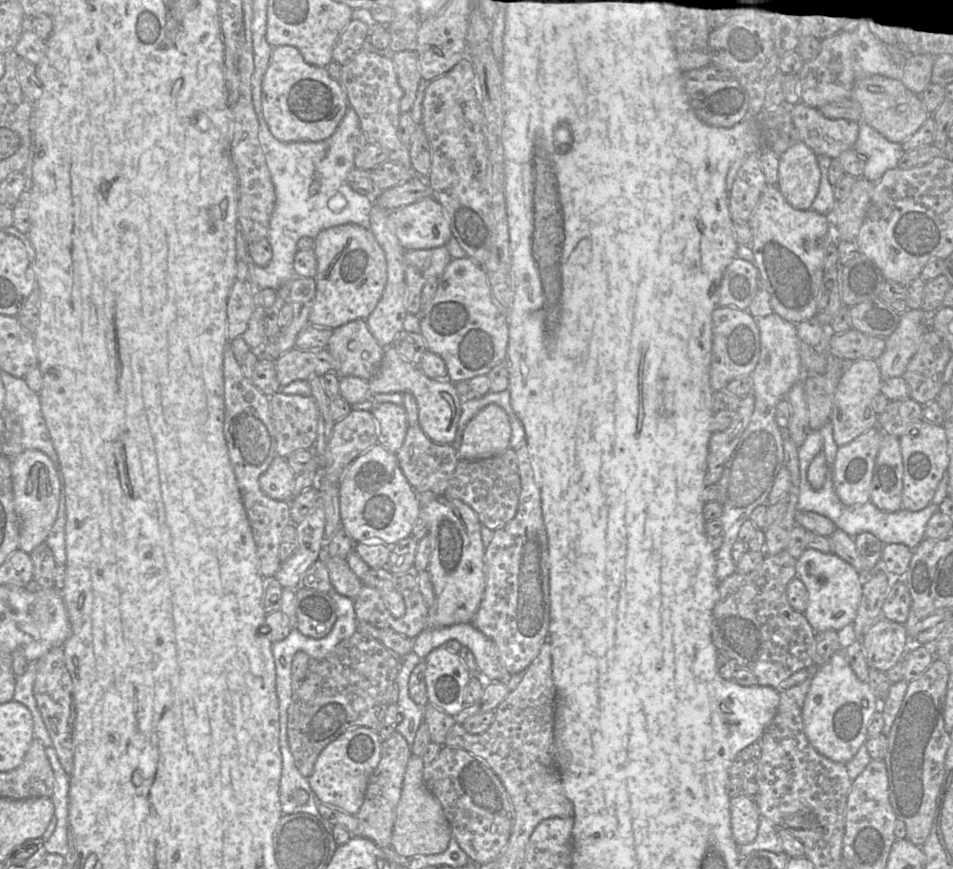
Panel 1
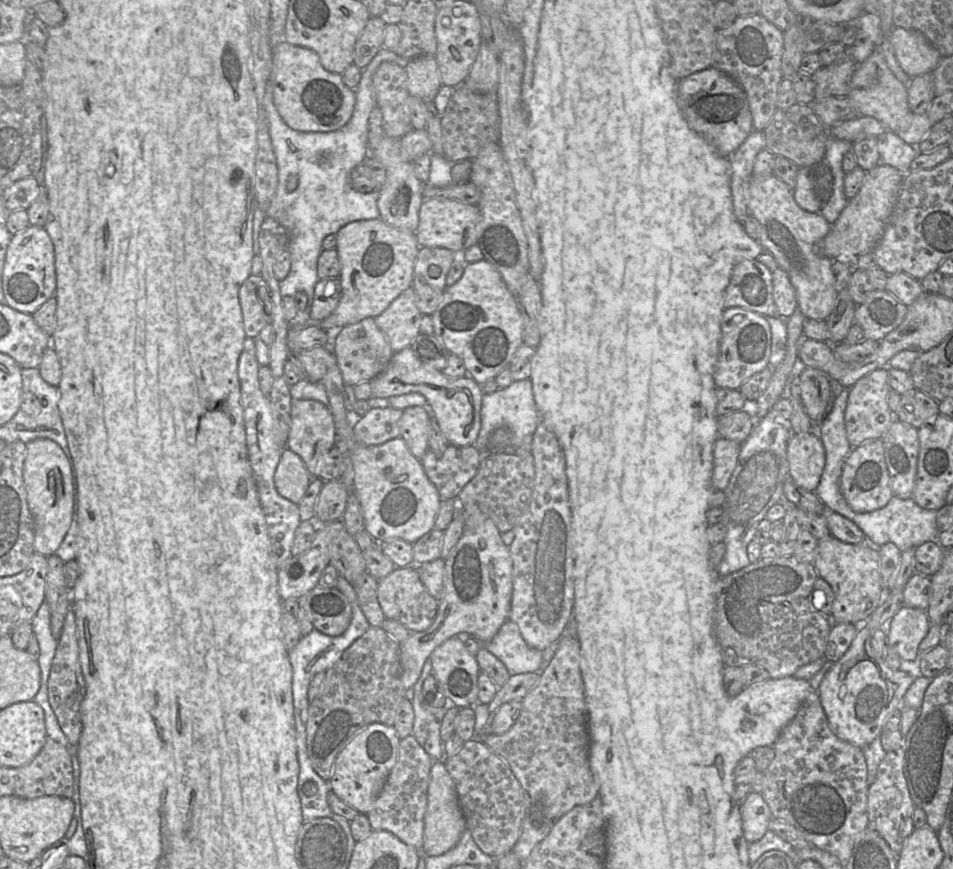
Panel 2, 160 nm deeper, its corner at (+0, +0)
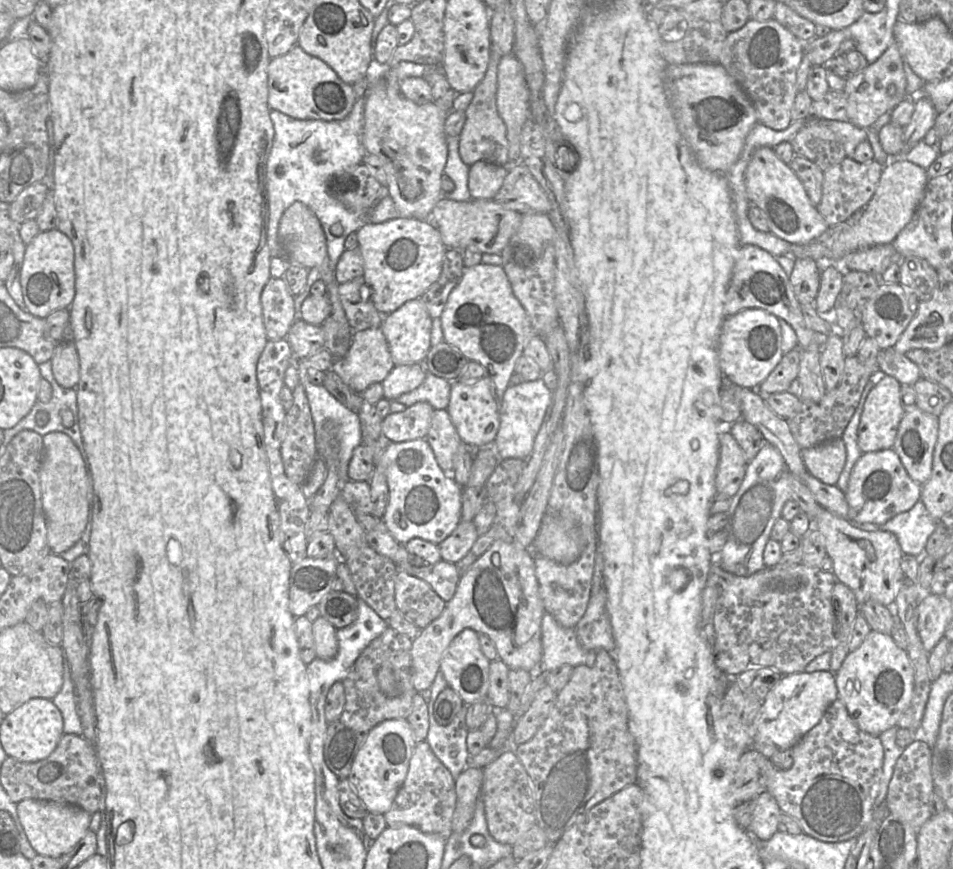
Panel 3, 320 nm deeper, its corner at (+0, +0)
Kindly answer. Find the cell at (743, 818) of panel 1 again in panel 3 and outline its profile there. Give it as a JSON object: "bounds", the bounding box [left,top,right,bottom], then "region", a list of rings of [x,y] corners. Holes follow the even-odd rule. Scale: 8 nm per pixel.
{"bounds":[748,791,780,842],"region":[[[767,791],[761,792],[753,804],[748,832],[757,842],[768,841],[776,832],[780,815],[779,806]]]}

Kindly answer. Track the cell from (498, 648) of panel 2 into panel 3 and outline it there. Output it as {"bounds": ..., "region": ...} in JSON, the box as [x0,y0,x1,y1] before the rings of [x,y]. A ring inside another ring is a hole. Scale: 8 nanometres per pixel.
{"bounds":[529,613,589,675],"region":[[[545,613],[541,629],[542,659],[537,669],[529,671],[532,675],[557,669],[566,664],[573,667],[581,664],[587,665],[589,651],[580,645],[575,628],[563,627],[551,614]]]}

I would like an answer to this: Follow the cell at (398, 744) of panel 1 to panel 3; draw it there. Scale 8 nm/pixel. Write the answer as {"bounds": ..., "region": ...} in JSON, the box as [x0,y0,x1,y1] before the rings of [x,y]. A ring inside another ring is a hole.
{"bounds":[384,741,457,838],"region":[[[426,741],[416,743],[415,749],[409,762],[406,778],[399,788],[398,793],[385,813],[384,818],[387,827],[400,827],[404,825],[413,826],[427,834],[435,834],[448,838],[452,833],[452,818],[456,808],[457,794],[455,789],[455,778],[444,764],[435,756]]]}

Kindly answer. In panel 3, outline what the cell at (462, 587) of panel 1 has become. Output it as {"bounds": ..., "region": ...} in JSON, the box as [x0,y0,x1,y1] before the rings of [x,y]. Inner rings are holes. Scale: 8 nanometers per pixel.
{"bounds":[411,541,545,692],"region":[[[495,541],[464,572],[458,582],[454,596],[446,602],[441,614],[428,626],[421,629],[413,639],[411,647],[411,682],[416,692],[431,687],[435,676],[440,671],[440,661],[451,641],[465,628],[470,628],[478,634],[487,635],[494,643],[498,658],[510,669],[530,671],[537,669],[543,653],[542,619],[545,614],[543,601],[539,594],[539,584],[535,573],[533,554],[517,542]]]}

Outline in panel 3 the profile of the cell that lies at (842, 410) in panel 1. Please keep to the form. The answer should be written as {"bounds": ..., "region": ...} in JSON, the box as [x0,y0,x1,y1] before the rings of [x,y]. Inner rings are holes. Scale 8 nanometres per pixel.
{"bounds":[858,374,906,453],"region":[[[883,374],[867,395],[858,426],[858,446],[863,453],[893,448],[899,424],[906,413],[901,402],[901,386],[894,377]]]}

